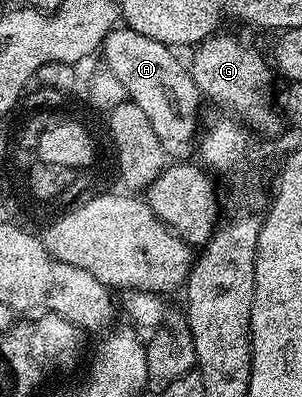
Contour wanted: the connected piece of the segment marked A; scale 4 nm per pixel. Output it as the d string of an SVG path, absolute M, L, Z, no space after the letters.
M116 27L103 40L101 58L106 72L118 79L124 94L145 111L161 147L171 159L187 159L192 156L197 145L199 125L199 101L201 94L191 78L191 70L179 62L179 57L172 46L157 43L149 35L141 35L126 27Z

